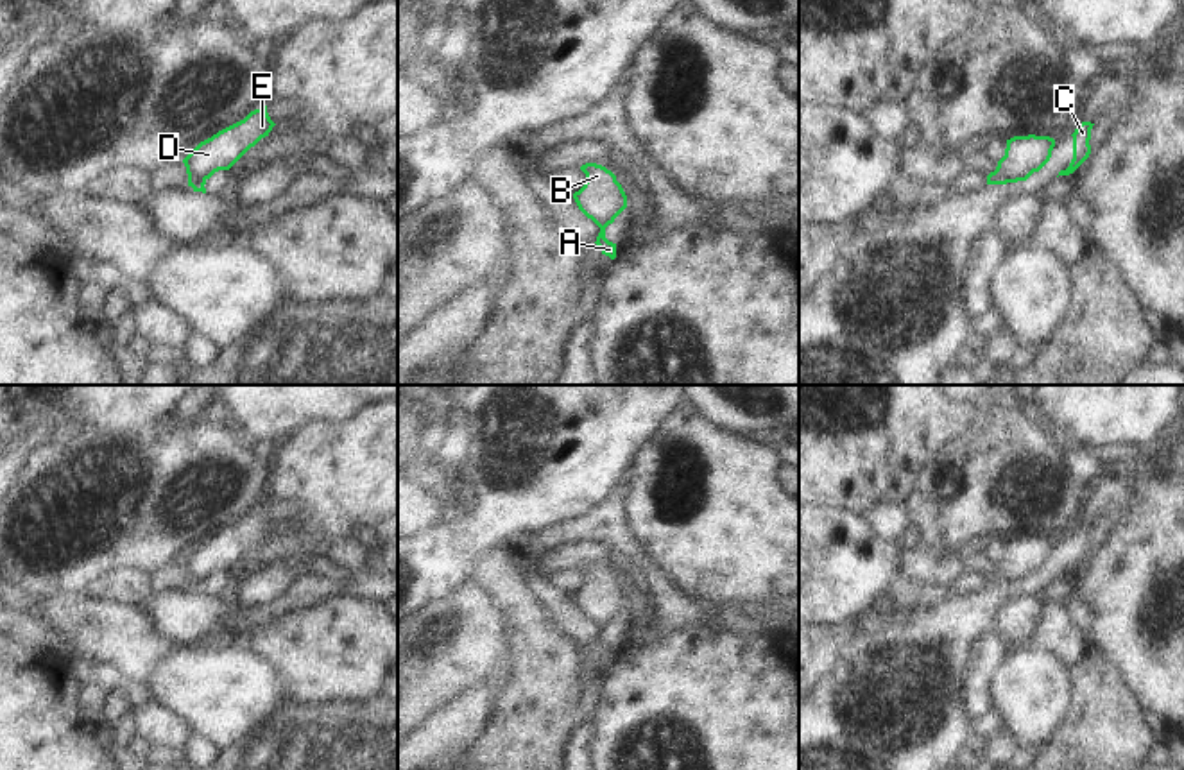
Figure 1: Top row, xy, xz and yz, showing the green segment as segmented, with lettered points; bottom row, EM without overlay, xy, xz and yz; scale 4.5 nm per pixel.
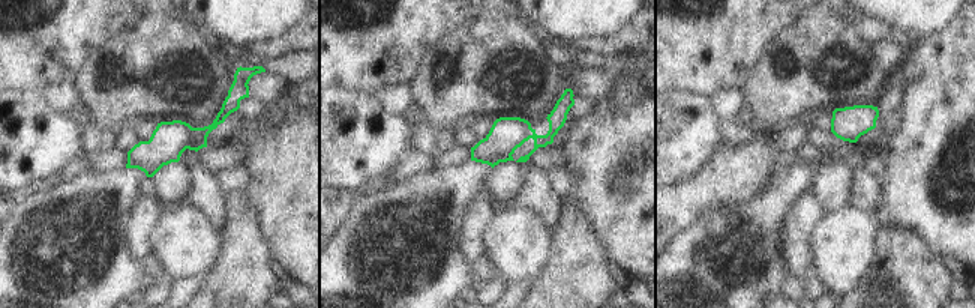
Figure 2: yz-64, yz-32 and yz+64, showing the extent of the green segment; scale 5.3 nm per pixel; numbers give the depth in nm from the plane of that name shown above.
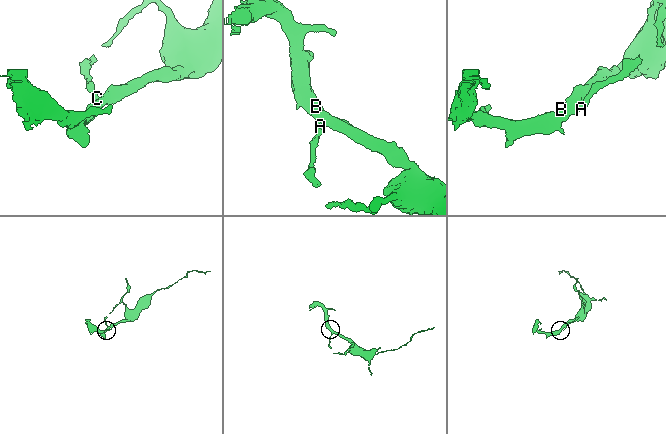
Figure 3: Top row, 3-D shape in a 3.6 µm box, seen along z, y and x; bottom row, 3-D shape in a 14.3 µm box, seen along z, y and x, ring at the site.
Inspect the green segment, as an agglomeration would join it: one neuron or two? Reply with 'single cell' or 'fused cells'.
fused cells

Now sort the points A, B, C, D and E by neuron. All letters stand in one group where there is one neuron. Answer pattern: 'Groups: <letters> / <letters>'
Groups: A C / B D E

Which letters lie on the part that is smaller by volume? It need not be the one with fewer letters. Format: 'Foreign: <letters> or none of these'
Foreign: A, C

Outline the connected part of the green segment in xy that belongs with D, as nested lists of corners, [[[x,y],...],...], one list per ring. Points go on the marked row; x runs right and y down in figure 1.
[[[267,106],[251,111],[244,120],[201,141],[184,159],[188,186],[202,192],[204,183],[219,170],[229,170],[251,147],[269,136],[276,124]]]

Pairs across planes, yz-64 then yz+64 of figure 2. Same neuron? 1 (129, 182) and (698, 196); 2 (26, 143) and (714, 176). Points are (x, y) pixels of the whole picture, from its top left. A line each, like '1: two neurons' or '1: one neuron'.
1: two neurons
2: two neurons

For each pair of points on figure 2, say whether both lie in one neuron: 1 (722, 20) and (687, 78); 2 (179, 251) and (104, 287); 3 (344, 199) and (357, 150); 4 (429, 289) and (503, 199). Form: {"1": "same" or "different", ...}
{"1": "same", "2": "different", "3": "different", "4": "different"}

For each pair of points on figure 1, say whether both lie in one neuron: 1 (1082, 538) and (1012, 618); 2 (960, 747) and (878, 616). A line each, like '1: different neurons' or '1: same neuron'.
1: different neurons
2: different neurons

